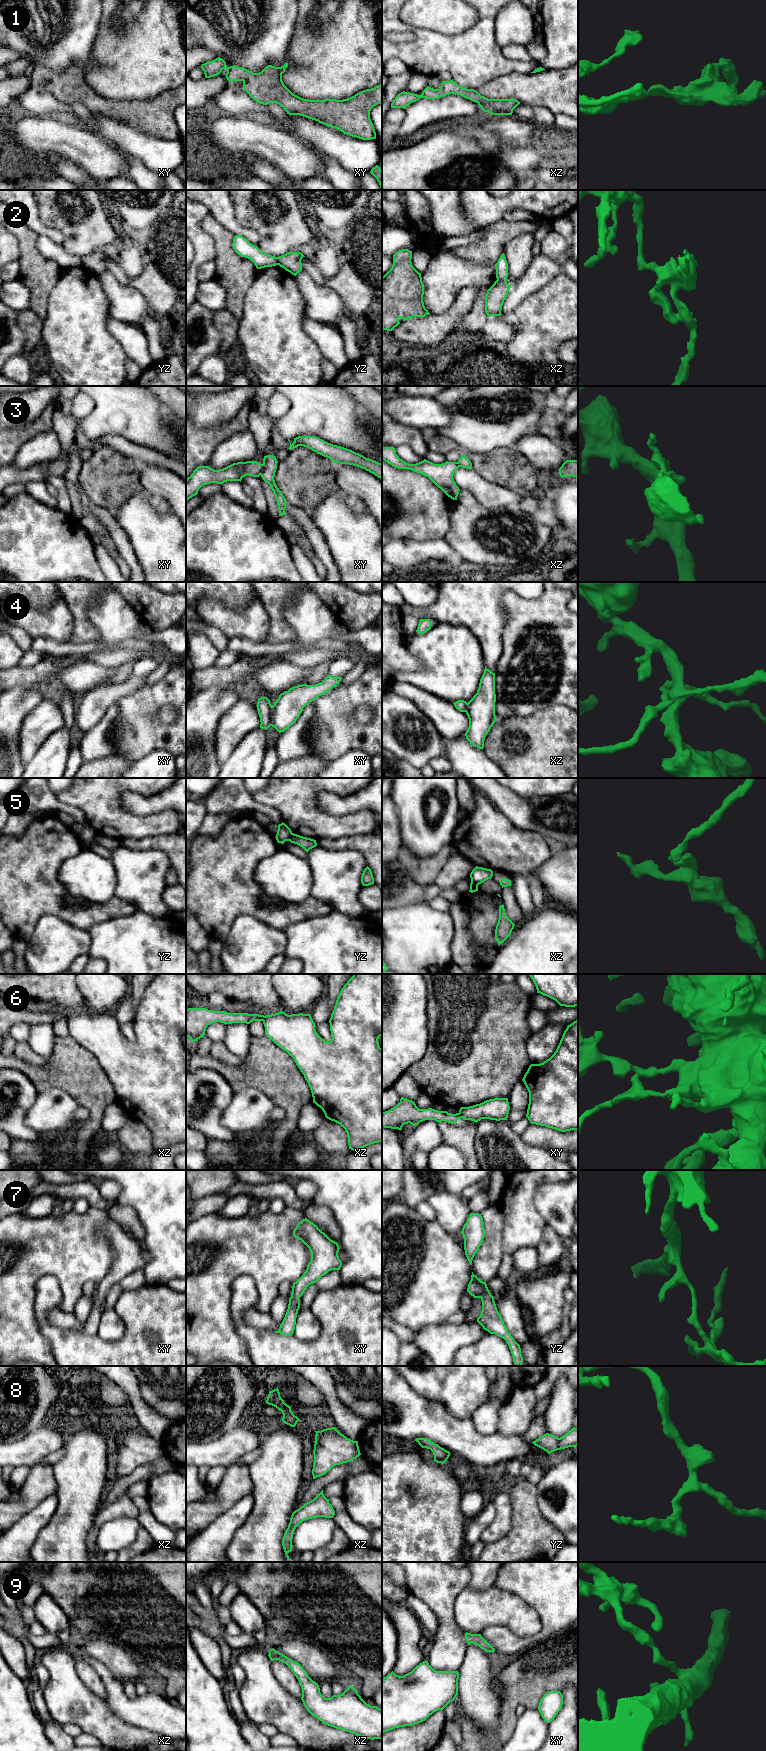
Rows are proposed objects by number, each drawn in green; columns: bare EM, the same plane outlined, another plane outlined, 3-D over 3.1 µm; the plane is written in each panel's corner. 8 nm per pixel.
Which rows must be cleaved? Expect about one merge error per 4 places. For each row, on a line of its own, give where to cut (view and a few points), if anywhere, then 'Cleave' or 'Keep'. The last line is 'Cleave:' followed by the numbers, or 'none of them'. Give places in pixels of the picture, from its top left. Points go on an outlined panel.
1: No split. Keep
2: Split along xz (497, 279), (505, 281). Cleave
3: Split along xy (263, 464), (260, 474). Cleave
4: Split along xy (272, 706), (270, 725). Cleave
5: Split along yz (292, 833), (288, 840). Cleave
6: Split along xz (265, 1016), (262, 1020). Cleave
7: No split. Keep
8: No split. Keep
9: No split. Keep
Cleave: 2, 3, 4, 5, 6

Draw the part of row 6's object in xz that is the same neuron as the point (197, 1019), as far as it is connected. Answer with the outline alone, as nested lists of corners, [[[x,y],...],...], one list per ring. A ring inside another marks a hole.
[[[206,1008],[186,1009],[186,1036],[195,1042],[205,1035],[208,1025],[216,1022],[224,1024],[246,1023],[263,1021],[264,1015],[248,1013],[228,1013],[225,1011],[214,1011]]]

